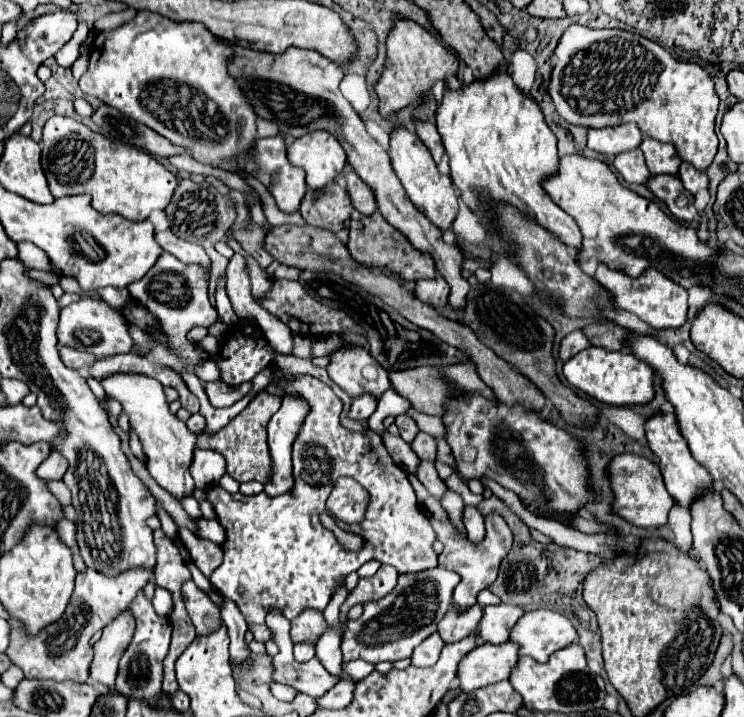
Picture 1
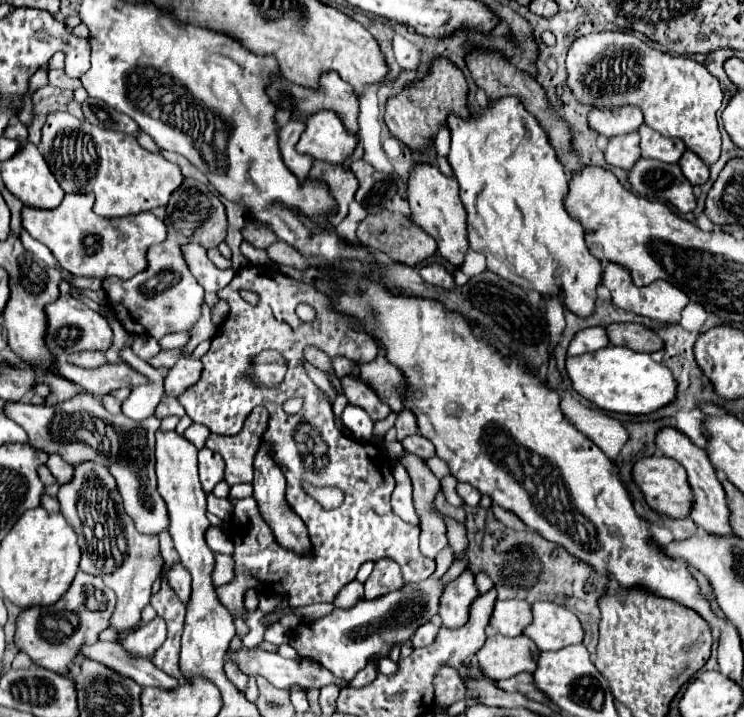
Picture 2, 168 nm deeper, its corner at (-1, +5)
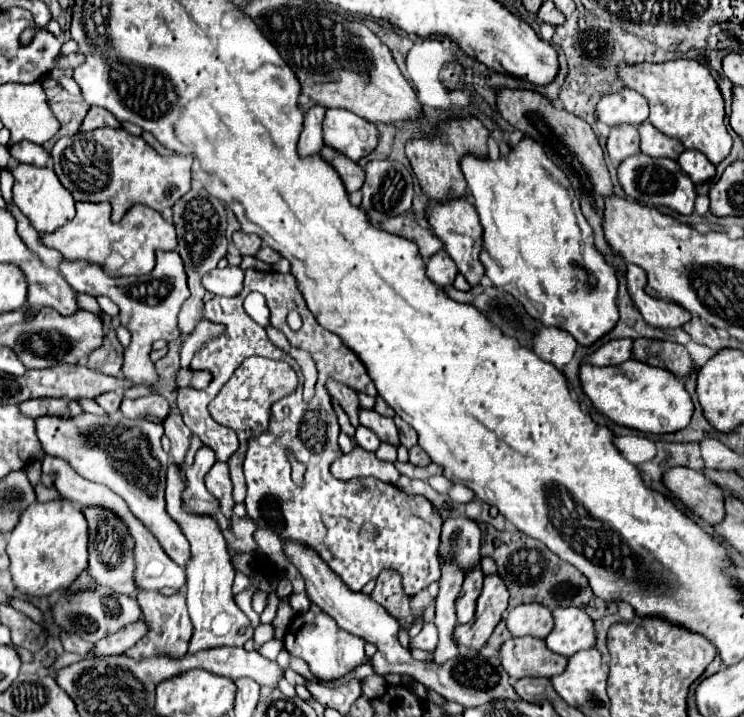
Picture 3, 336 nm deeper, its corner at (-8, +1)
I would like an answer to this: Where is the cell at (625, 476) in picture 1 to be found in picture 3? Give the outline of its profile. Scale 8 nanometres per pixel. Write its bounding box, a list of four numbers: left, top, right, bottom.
[662,466,724,524]

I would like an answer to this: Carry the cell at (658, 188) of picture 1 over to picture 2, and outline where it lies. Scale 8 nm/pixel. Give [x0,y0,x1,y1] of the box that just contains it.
[627,158,695,214]

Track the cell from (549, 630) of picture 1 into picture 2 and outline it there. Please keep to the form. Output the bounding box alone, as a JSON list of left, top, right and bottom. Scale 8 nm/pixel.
[525,602,583,650]

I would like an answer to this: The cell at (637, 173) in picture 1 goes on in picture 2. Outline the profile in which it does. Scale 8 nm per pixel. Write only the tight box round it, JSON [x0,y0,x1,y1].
[605,132,641,170]

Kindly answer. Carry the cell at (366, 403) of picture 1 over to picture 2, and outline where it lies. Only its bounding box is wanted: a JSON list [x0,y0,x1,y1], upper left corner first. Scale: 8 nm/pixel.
[341,404,373,442]

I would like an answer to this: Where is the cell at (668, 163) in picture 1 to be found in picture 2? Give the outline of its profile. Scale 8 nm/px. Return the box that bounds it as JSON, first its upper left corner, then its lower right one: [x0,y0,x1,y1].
[639,124,685,162]

